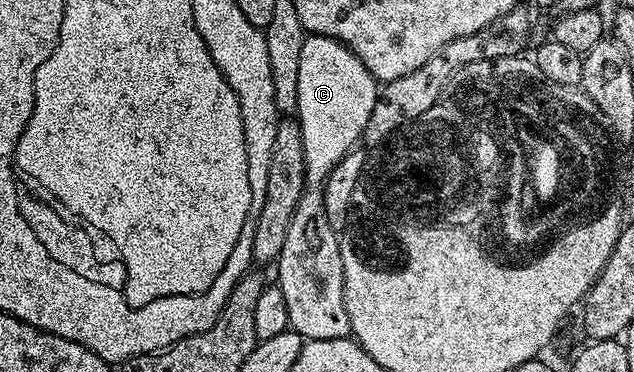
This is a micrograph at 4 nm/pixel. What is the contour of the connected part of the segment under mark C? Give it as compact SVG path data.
M308 34L305 42L302 44L301 60L298 67L298 100L295 110L295 117L300 123L300 135L302 136L302 148L304 149L304 190L300 193L298 204L292 213L290 220L290 232L286 232L286 244L282 244L282 252L278 261L275 263L276 269L275 281L278 283L282 292L282 297L286 300L286 310L289 313L288 324L291 329L301 335L304 340L313 338L314 340L334 340L335 338L346 338L350 334L350 320L346 316L346 304L344 303L344 273L342 266L345 264L340 252L340 240L338 231L330 224L330 220L326 216L326 208L324 207L324 182L330 176L330 172L338 164L338 160L349 157L356 146L364 137L364 129L370 120L370 116L374 112L374 104L378 100L378 83L376 78L366 68L366 64L362 64L362 60L358 60L358 56L352 51L351 46L343 46L338 40L327 38L321 34Z

